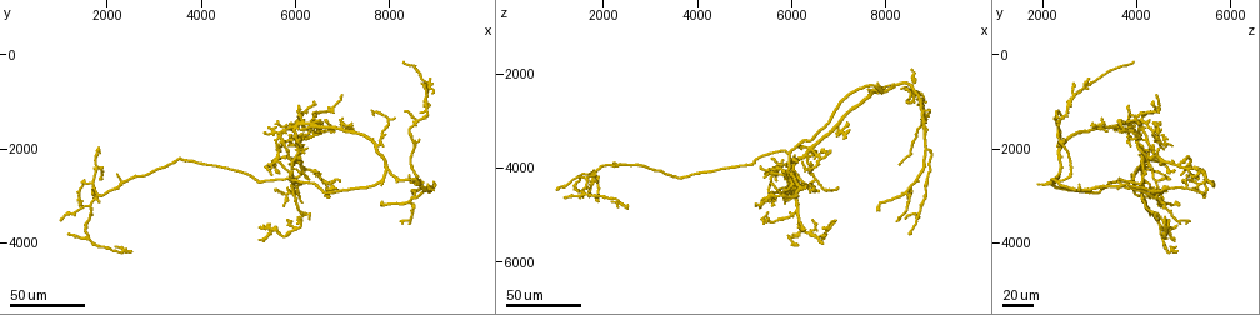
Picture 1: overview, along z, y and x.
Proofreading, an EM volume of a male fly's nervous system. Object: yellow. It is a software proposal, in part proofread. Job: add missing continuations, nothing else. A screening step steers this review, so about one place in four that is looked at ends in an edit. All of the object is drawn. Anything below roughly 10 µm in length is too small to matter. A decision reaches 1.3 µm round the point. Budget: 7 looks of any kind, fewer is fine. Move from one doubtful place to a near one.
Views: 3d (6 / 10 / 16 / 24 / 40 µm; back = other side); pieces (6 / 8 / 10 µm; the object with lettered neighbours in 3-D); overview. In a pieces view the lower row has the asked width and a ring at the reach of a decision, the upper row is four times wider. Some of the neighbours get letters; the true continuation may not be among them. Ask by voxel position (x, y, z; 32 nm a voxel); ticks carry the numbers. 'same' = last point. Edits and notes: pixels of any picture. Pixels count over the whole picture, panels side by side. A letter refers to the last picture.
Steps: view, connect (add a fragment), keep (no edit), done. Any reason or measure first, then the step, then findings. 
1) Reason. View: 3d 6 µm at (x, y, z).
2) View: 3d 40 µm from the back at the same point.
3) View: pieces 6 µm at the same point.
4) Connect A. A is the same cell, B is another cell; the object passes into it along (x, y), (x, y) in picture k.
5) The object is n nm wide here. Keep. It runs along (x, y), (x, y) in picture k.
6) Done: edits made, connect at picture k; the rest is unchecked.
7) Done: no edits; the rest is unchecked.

Long arm stops here. View: 3d 40 µm at (1000, 3550, 4500).

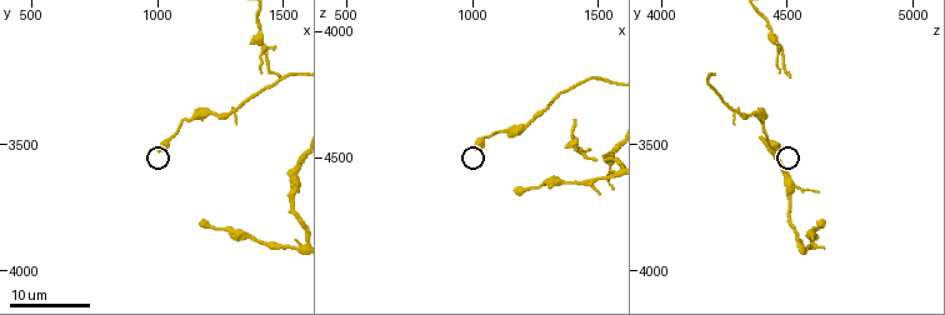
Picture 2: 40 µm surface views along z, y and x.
View: 3d 6 µm at (1010, 3520, 4460).

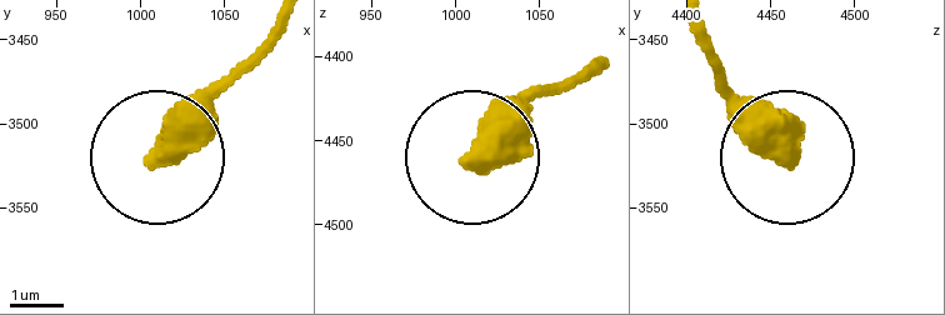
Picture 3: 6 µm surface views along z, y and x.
View: pieces 10 µm at (1012, 3522, 4460).

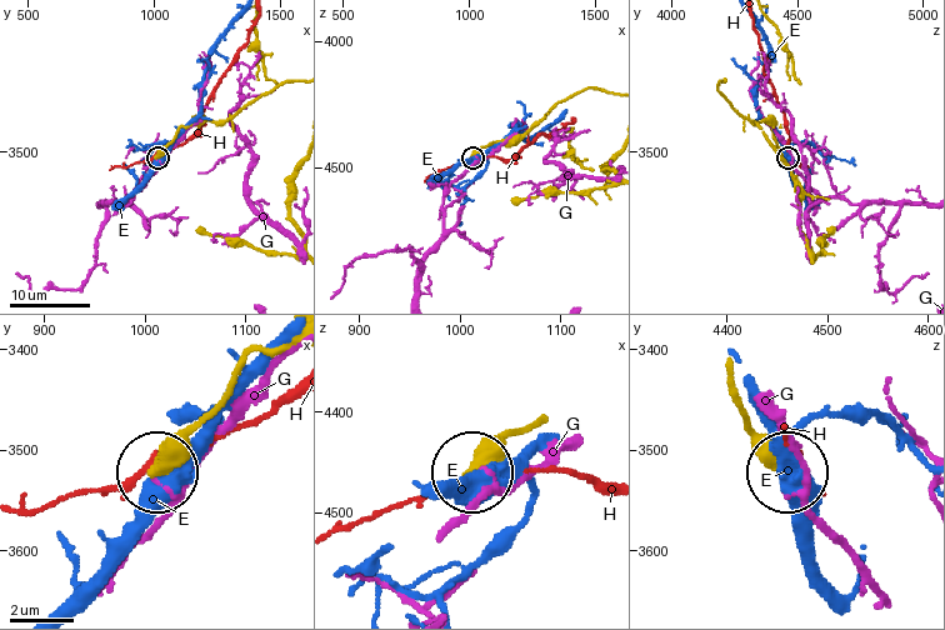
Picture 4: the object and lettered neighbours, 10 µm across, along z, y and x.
Keep. E, G and H are other cells; it runs along (540, 418), (470, 469) in picture 4; none of them fits.

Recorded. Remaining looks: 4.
Thin end. View: 3d 40 µm at (5400, 2350, 4200).

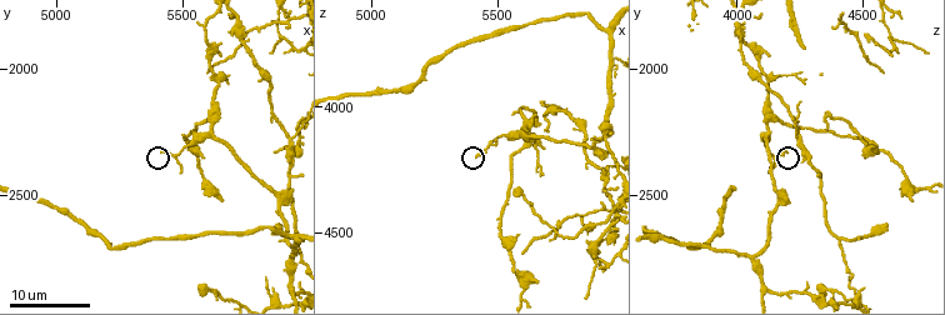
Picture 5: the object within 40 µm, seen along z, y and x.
View: pieces 6 µm at (5410, 2330, 4200).

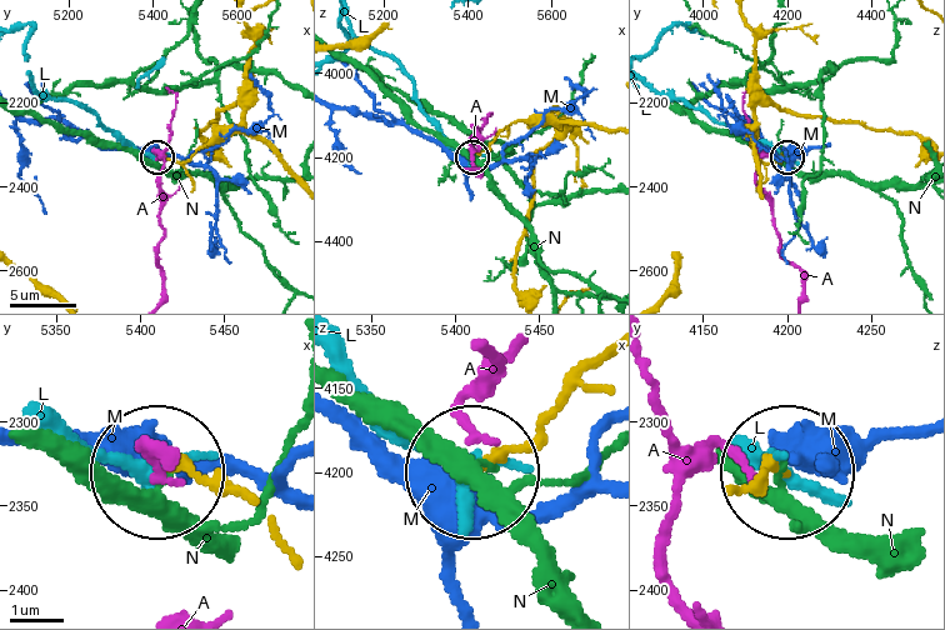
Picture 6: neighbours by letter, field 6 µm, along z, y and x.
Keep. A, L, M and N are other cells; it runs along (603, 358), (486, 461) in picture 6; none of them fits.

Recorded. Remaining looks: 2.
An open end. View: 3d 24 µm at (8550, 2700, 1900).

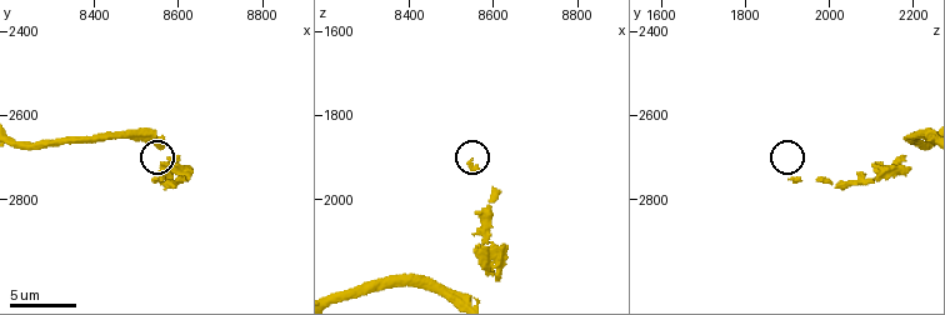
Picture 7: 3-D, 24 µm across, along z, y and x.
View: pieces 8 µm at (8540, 2755, 1920).

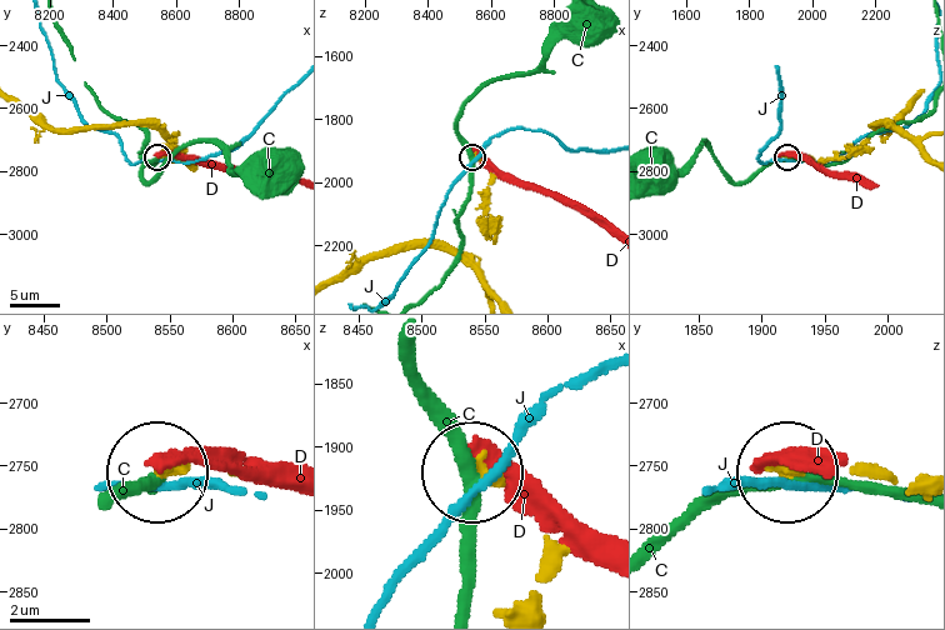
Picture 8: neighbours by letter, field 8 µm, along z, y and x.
Keep. C, D and J are other cells; no lettered fragment goes on from it.

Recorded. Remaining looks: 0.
Done: no edits; the rest is unchecked.

